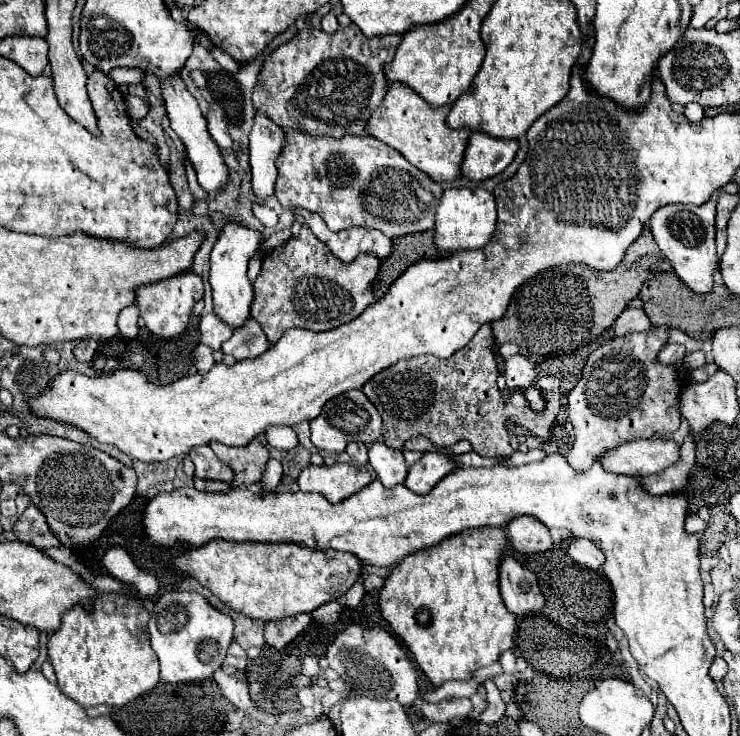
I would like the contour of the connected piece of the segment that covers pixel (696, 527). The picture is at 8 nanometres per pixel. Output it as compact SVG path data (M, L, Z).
M690 514L685 522L685 530L691 534L691 532L703 532L707 523L702 521L697 514Z

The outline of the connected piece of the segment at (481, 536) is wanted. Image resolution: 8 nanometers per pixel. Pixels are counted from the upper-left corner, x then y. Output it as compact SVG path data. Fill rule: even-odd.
M501 528L468 529L445 538L433 548L405 556L387 576L387 582L379 592L381 614L391 630L405 642L433 686L441 686L447 680L471 680L475 670L491 666L503 652L513 648L517 622L499 594L499 554L505 552L507 540ZM419 612L429 612L429 622L423 626L417 620Z

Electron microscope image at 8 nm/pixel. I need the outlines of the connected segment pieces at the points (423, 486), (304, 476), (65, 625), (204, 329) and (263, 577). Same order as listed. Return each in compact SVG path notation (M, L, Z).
M429 450L423 454L421 460L417 460L405 478L405 486L417 494L427 494L441 478L457 470L455 462L449 454L439 450Z
M335 462L333 466L307 466L297 478L303 492L323 494L331 504L363 490L369 482L371 480L365 480L365 470L355 470L353 464L343 462Z
M117 592L97 594L97 600L93 602L91 612L87 612L81 604L75 604L71 610L67 610L61 618L61 628L49 638L49 644L47 644L49 662L55 668L59 688L83 708L97 706L97 704L125 706L137 696L149 692L159 682L159 662L149 644L147 620L149 620L149 610L141 598L125 596Z
M207 314L201 318L199 332L201 332L201 344L205 344L213 350L219 350L221 344L233 334L233 328L227 326L225 322L221 322L215 314Z
M231 540L207 542L207 546L199 546L185 552L181 558L173 560L173 564L175 570L179 570L183 576L197 578L203 586L207 586L215 596L219 596L231 608L241 610L243 614L265 622L279 620L283 616L295 616L301 612L313 612L321 604L339 600L357 582L365 566L365 562L355 554L339 550L313 550L293 542L231 542Z

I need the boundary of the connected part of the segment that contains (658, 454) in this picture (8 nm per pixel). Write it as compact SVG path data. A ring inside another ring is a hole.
M631 440L605 450L597 460L607 472L643 476L665 470L679 458L679 446L671 440Z

